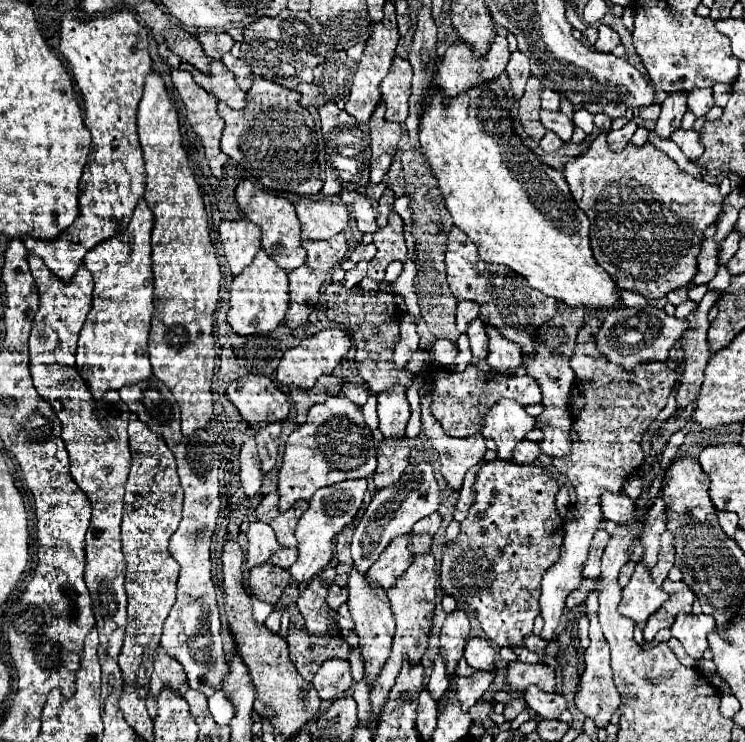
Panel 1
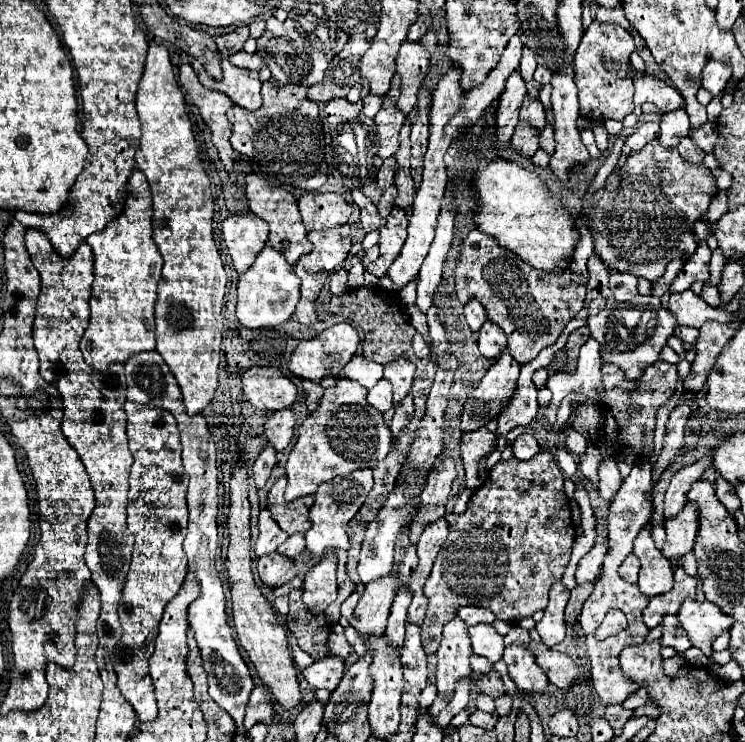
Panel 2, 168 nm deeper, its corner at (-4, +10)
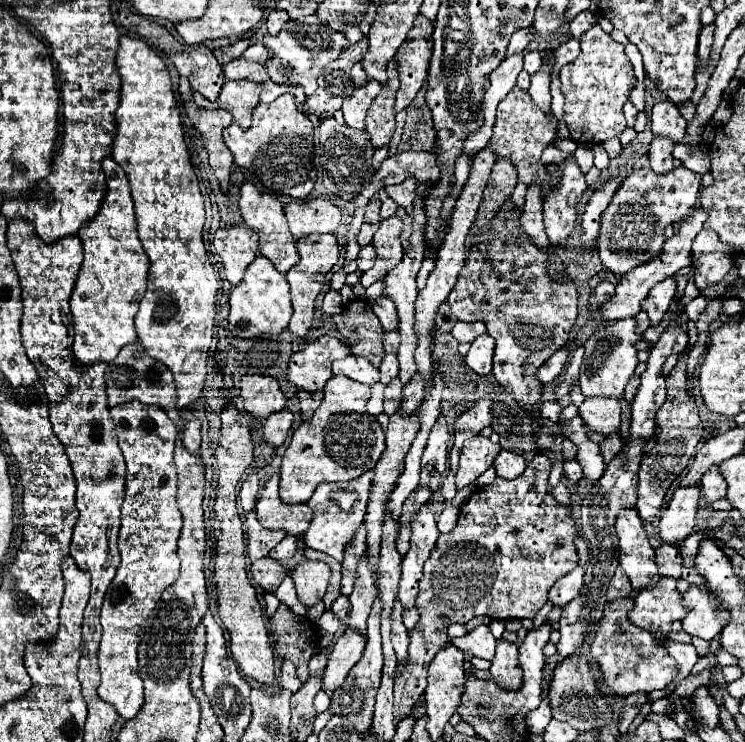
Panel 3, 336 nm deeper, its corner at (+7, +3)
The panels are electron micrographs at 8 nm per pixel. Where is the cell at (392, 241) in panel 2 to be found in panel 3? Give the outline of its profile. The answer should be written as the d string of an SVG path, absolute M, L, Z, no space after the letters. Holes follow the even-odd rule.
M388 217L380 223L380 227L372 239L372 245L376 249L376 263L372 269L364 271L360 277L360 283L364 287L370 287L374 281L380 281L402 259L400 231L402 231L400 217Z

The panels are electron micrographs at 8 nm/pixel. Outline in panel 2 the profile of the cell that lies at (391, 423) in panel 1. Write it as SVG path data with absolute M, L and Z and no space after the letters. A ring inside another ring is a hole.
M397 358L385 366L385 378L393 384L393 400L399 402L411 390L415 364L409 358Z

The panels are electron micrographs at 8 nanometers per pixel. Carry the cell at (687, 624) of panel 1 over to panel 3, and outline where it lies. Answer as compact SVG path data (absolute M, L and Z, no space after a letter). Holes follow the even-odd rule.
M692 585L690 593L684 593L684 603L688 615L682 619L682 629L688 635L710 641L722 631L724 623L728 623L728 615L716 611L718 599L704 591L702 585Z

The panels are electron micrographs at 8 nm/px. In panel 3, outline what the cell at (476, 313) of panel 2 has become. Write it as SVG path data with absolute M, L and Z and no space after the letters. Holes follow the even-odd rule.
M458 321L452 329L452 335L456 337L456 341L460 343L472 343L478 335L486 333L486 327L484 323L480 321L472 321L472 323L466 323L466 321Z

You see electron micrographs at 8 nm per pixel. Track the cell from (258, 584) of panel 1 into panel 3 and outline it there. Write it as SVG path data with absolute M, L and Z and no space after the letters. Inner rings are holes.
M264 557L264 559L254 561L252 567L250 567L250 573L252 573L254 581L256 581L264 591L268 591L268 593L276 591L276 587L278 587L278 585L282 583L282 579L286 577L286 569L284 569L278 561L274 561L274 559L270 559L270 557Z

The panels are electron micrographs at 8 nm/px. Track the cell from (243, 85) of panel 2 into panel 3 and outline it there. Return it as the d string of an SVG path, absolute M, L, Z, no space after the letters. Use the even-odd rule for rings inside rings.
M226 81L218 99L208 101L200 93L194 93L194 103L198 107L214 107L214 109L226 109L232 113L234 121L240 123L240 127L250 127L252 121L252 109L258 105L258 95L262 91L260 83L252 81Z

